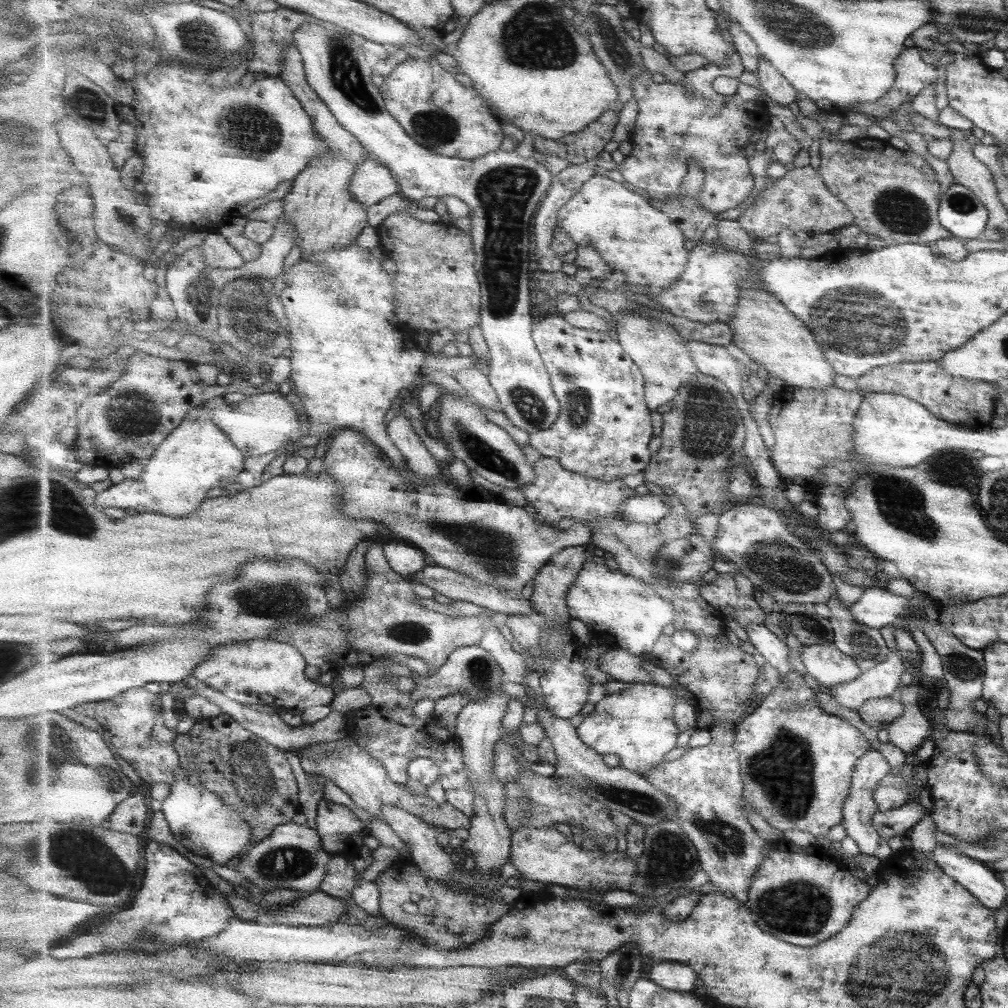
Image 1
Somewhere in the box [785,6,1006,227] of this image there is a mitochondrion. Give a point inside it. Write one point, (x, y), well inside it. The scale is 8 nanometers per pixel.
(962, 202)

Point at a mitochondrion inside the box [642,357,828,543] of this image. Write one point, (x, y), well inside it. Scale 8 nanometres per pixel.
(710, 424)

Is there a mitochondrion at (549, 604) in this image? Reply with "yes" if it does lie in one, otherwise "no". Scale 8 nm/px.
no

